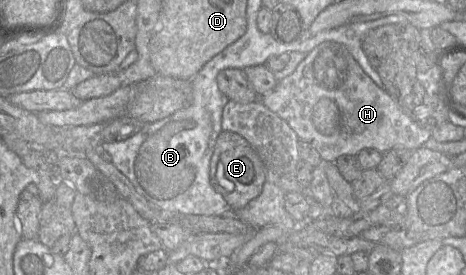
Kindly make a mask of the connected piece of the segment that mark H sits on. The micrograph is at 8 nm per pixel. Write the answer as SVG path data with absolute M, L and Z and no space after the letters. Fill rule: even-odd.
M325 41L306 53L288 76L279 80L260 101L296 133L313 146L324 163L335 163L341 155L357 155L365 148L384 153L393 148L416 150L431 138L431 131L412 120L361 68L348 48L336 41ZM323 98L333 100L340 111L340 126L332 135L320 133L314 126L312 113Z

